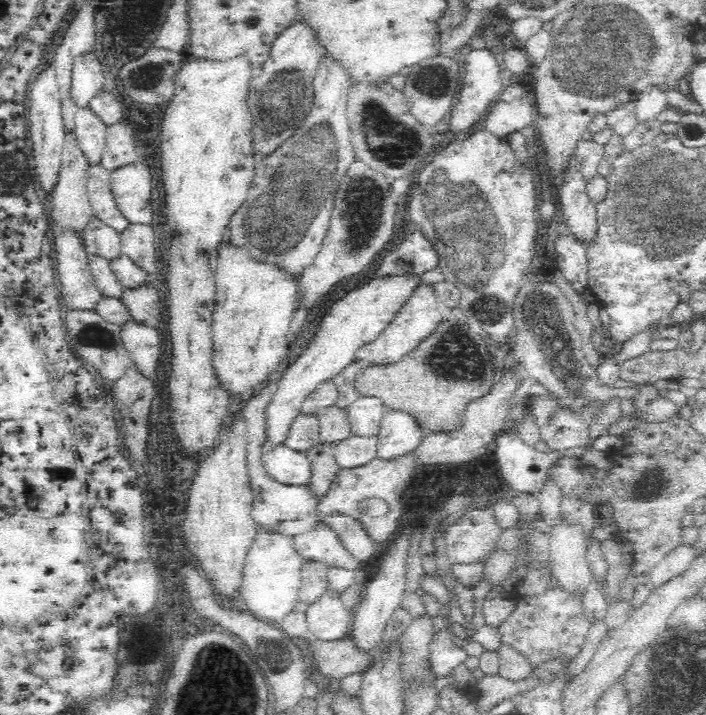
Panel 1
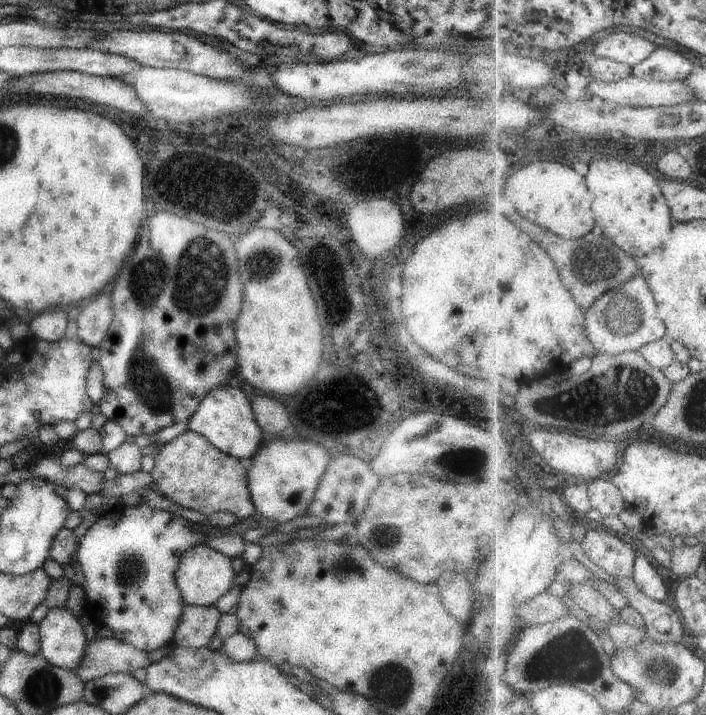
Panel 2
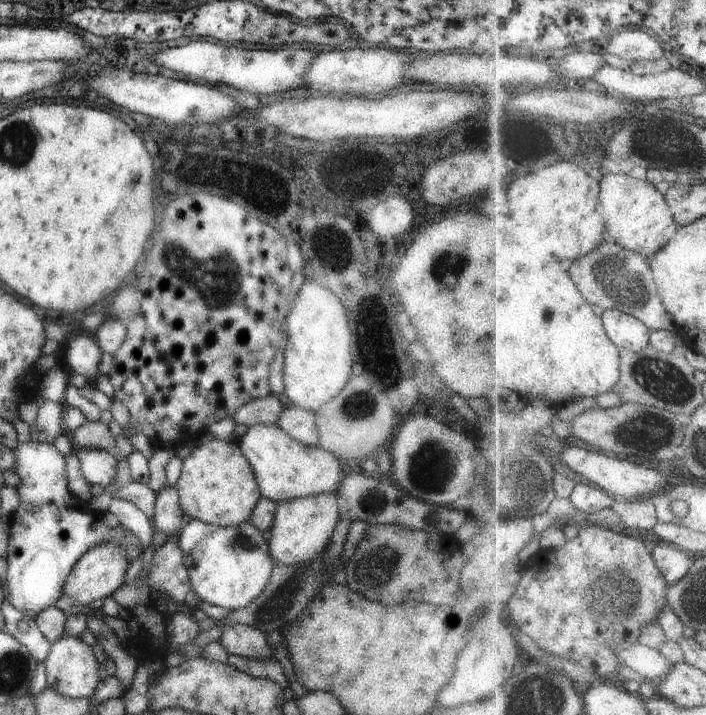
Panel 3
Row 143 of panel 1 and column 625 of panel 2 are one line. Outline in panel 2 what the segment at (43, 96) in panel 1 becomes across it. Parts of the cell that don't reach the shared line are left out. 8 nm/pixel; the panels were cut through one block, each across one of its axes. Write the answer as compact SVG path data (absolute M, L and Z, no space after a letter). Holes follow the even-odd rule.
M616 32L598 44L596 54L608 56L609 59L628 63L635 67L644 60L648 60L656 50L658 50L658 46L654 42L650 42L638 34Z

